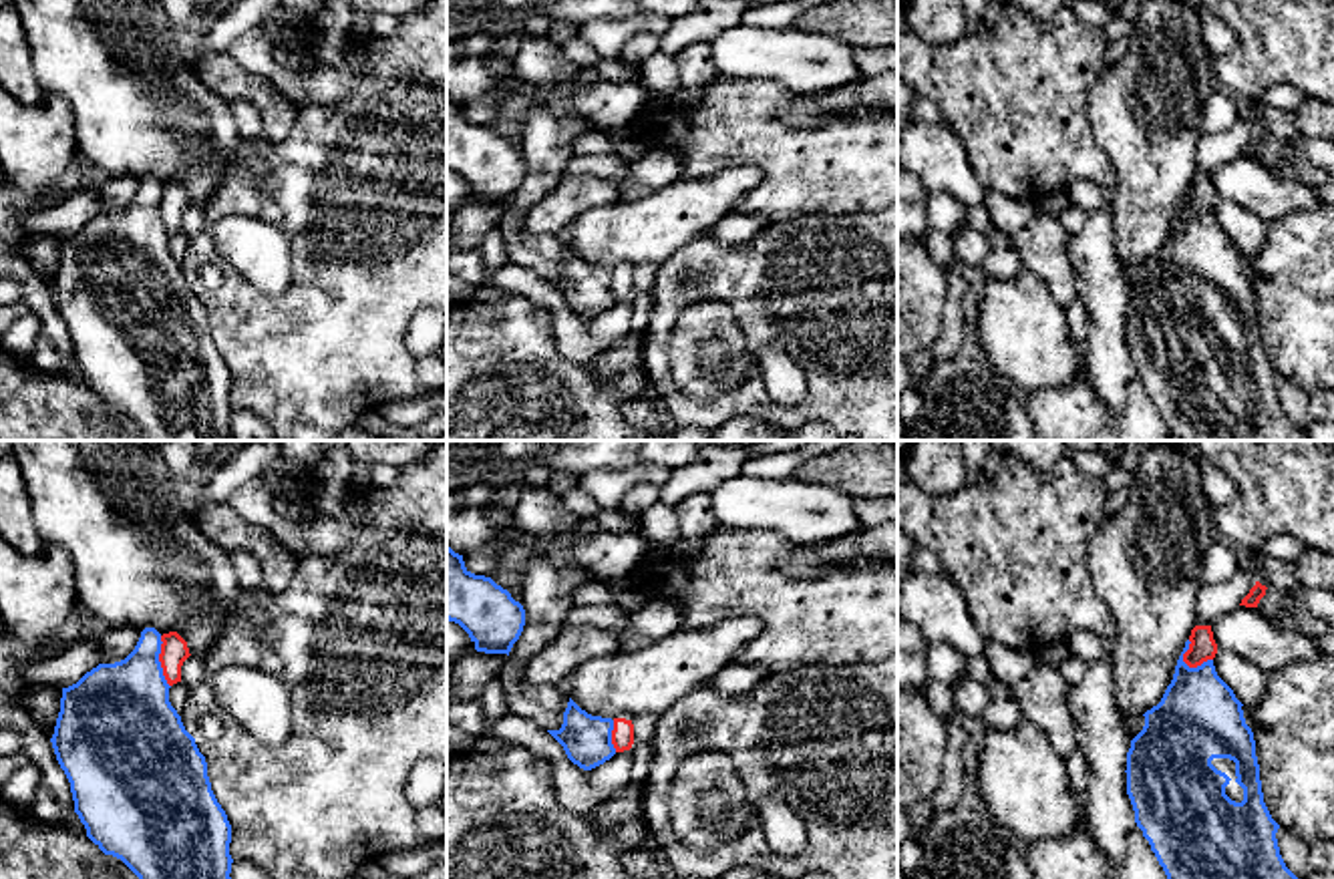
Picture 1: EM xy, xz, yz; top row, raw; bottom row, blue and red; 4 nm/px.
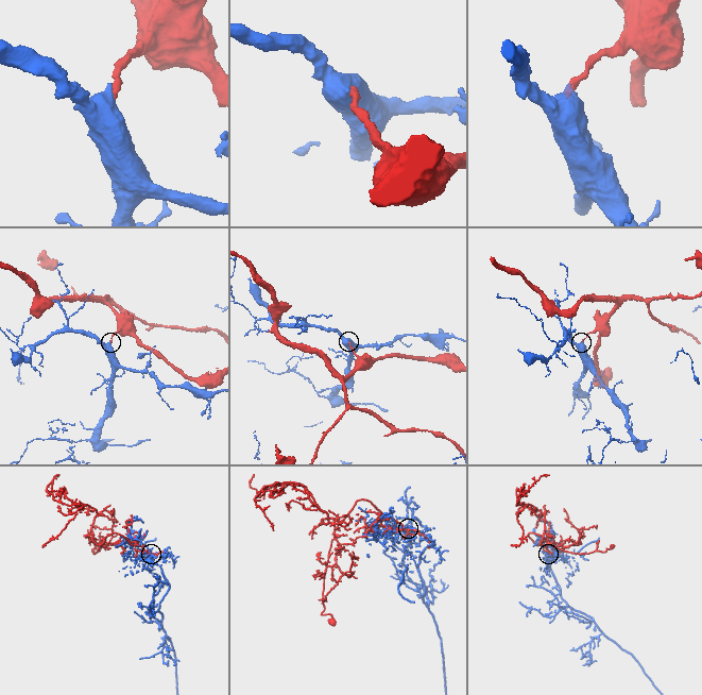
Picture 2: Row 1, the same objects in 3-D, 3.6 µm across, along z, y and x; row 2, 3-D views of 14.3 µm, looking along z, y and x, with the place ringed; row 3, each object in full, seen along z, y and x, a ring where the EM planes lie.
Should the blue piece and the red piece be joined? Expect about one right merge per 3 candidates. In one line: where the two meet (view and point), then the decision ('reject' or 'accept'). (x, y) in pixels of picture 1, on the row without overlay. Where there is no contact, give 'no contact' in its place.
meets blue in xy at (159, 212); reject

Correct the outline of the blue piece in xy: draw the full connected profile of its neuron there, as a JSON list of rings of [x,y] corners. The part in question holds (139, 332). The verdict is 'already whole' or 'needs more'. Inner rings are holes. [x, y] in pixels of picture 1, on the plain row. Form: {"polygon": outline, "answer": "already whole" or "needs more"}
{"polygon": [[[145,177],[135,199],[121,211],[99,213],[76,233],[62,237],[60,261],[50,288],[87,386],[121,408],[147,441],[233,441],[231,374],[207,326],[205,306],[169,251],[169,233],[159,211],[161,183]]], "answer": "already whole"}

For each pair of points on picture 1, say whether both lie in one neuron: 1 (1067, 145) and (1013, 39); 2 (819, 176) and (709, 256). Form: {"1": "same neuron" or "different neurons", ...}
{"1": "same neuron", "2": "different neurons"}

